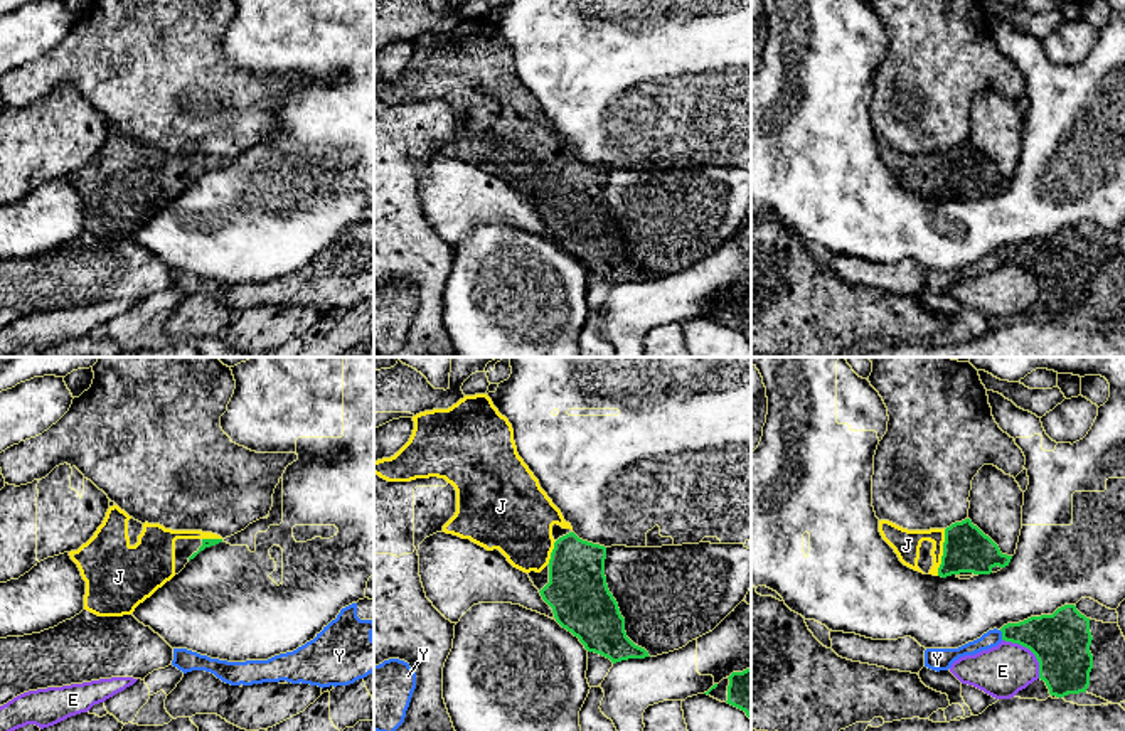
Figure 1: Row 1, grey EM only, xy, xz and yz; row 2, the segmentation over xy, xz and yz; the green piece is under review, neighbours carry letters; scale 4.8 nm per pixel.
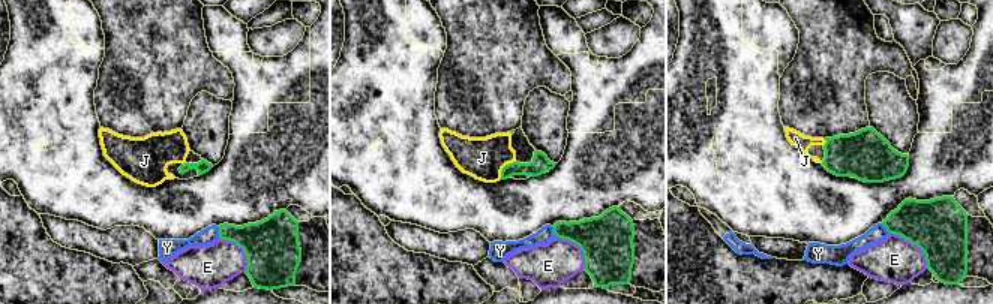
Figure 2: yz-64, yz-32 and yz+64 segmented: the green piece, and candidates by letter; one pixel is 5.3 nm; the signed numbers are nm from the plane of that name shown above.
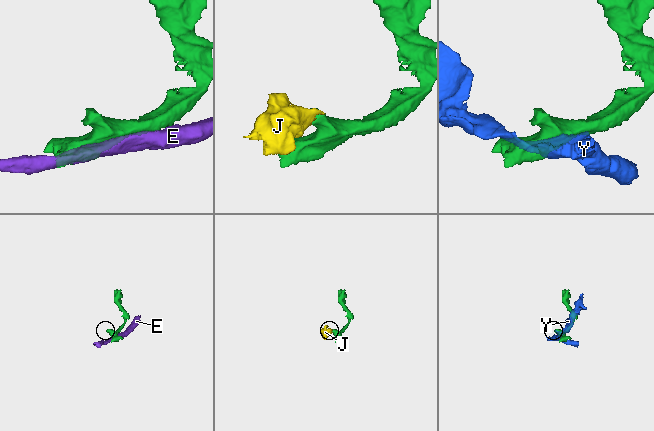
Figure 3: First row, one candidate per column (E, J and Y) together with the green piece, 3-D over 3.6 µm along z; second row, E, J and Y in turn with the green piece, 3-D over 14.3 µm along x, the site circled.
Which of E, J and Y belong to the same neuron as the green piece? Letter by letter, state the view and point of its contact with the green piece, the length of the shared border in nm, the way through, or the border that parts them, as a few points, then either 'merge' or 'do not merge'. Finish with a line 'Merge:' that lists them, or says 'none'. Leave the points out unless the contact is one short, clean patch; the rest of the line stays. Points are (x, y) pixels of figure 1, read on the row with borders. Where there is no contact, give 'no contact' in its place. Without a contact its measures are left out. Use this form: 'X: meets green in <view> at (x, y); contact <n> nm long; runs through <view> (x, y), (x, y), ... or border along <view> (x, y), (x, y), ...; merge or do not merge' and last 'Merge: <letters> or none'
E: meets green in yz at (1029, 649); contact 260 nm long; do not merge
J: meets green in yz at (943, 553); contact 220 nm long; runs through yz (967, 549), (943, 553), (932, 536), (906, 544); merge
Y: meets green in yz at (1002, 635); contact 50 nm long; do not merge
Merge: J

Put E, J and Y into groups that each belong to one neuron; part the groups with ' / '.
E / J / Y

